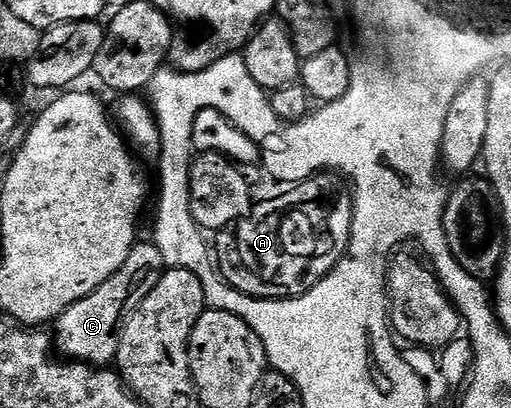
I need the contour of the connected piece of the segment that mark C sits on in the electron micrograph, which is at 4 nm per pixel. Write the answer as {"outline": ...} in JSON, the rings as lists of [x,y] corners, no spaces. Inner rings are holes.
{"outline":[[[137,242],[118,274],[102,282],[102,286],[98,286],[94,294],[82,298],[82,302],[74,302],[70,310],[66,310],[54,321],[55,351],[61,357],[71,358],[87,366],[111,365],[118,354],[124,322],[132,317],[142,298],[154,290],[165,268],[164,259],[160,257],[155,243]]]}

